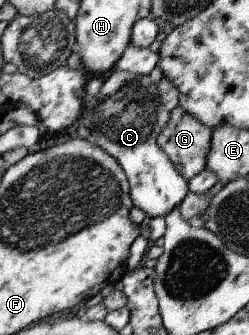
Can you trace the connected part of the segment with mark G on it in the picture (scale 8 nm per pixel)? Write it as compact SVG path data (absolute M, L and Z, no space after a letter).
M176 106L169 112L168 122L158 134L156 146L166 154L178 174L189 180L204 170L211 134L211 128Z

